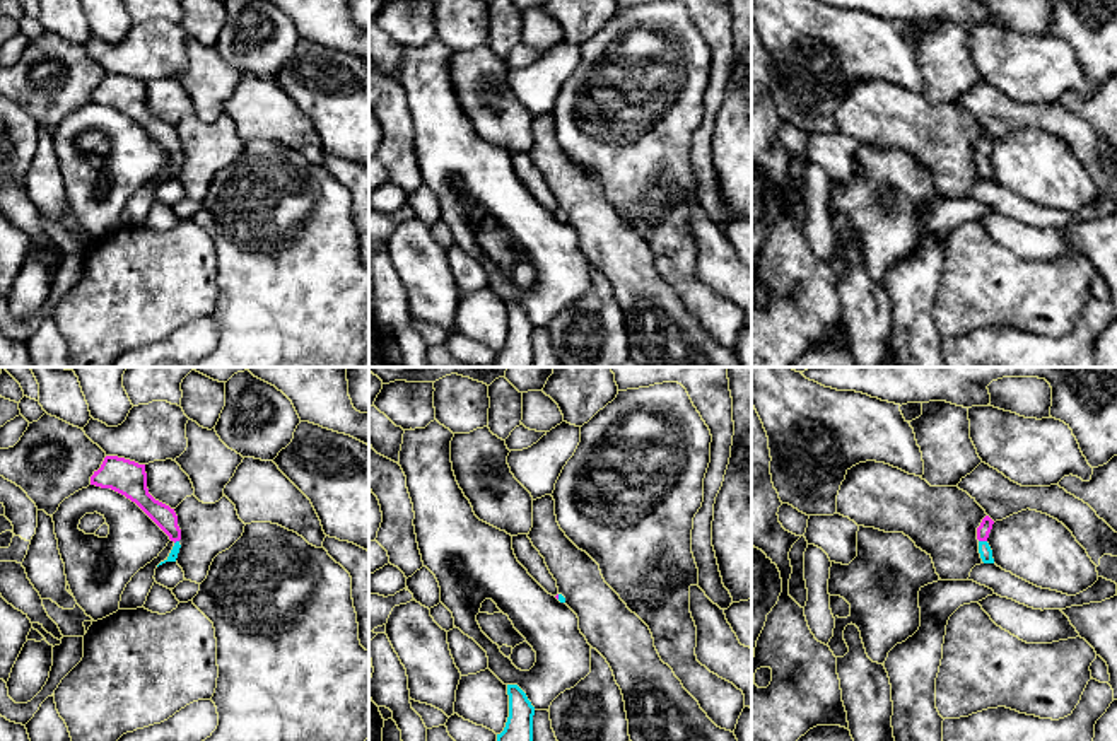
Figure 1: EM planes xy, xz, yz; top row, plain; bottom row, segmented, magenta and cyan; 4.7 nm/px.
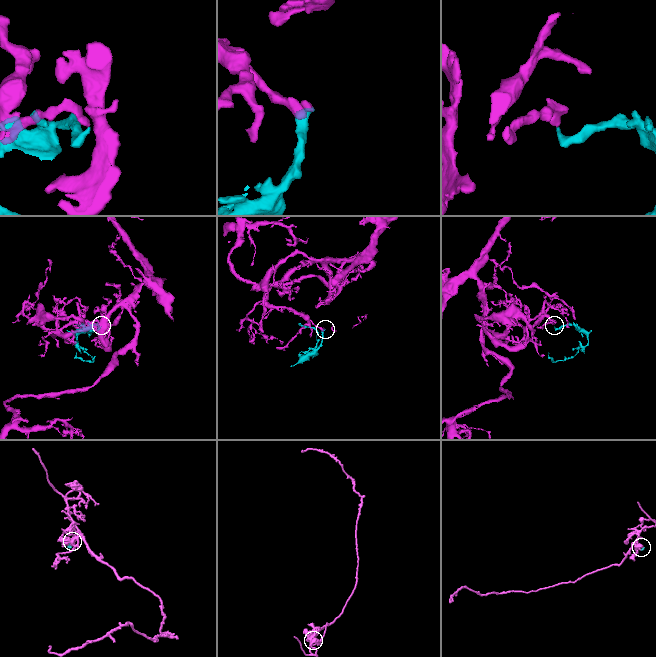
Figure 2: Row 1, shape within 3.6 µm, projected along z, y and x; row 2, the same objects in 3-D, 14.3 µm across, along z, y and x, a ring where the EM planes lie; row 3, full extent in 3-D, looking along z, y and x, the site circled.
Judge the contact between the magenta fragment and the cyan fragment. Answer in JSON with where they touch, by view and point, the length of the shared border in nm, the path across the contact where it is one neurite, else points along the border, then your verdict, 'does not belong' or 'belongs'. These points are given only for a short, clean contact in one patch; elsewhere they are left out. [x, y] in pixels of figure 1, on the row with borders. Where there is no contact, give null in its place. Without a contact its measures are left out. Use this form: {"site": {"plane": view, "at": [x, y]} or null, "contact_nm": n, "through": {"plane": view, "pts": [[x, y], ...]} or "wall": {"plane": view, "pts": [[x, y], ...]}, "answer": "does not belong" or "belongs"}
{"site": {"plane": "yz", "at": [982, 540]}, "contact_nm": 40, "through": {"plane": "yz", "pts": [[982, 531], [982, 540], [986, 554]]}, "answer": "belongs"}

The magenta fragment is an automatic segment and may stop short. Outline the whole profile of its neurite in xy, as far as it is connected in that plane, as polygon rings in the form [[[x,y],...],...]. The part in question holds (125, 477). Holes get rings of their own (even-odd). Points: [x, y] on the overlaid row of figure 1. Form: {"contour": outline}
{"contour": [[[106,456],[101,468],[91,476],[91,485],[111,488],[135,502],[174,543],[169,557],[159,565],[176,562],[181,548],[178,516],[174,509],[149,493],[145,464],[118,456]]]}

